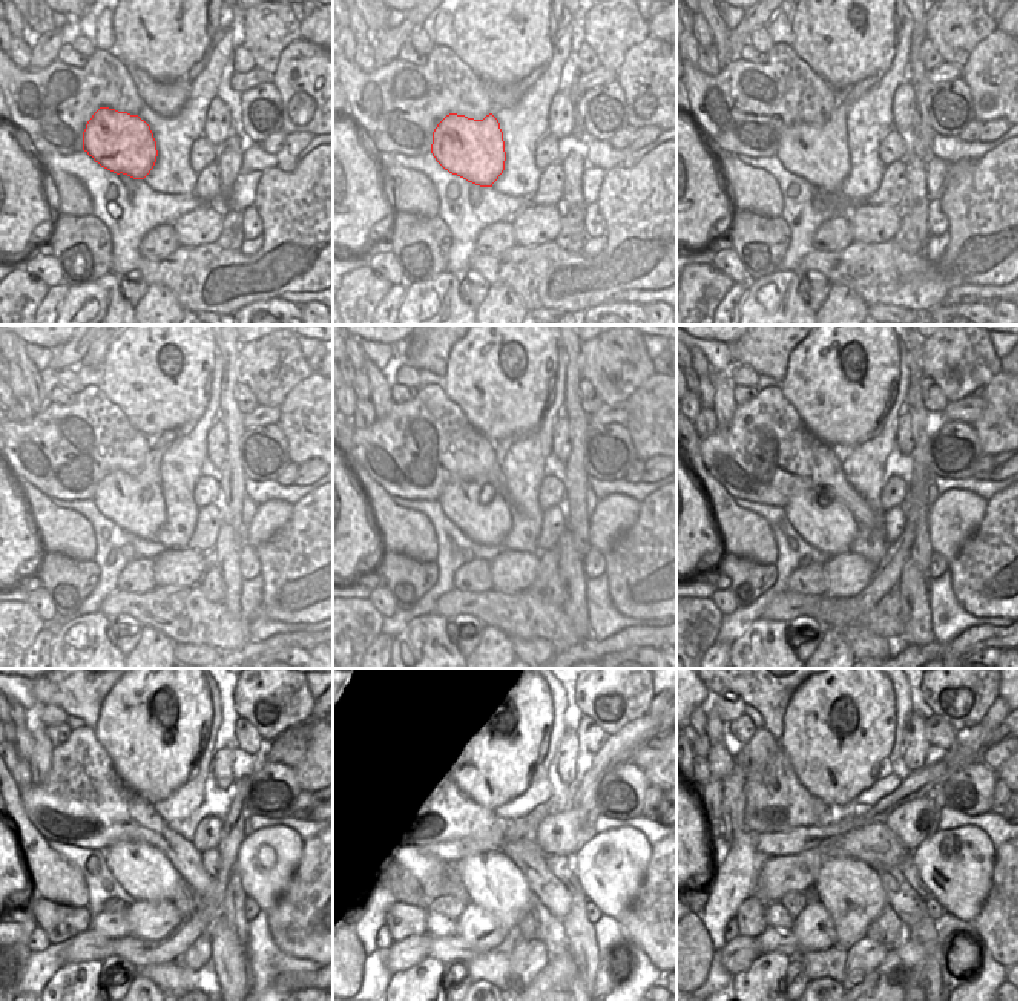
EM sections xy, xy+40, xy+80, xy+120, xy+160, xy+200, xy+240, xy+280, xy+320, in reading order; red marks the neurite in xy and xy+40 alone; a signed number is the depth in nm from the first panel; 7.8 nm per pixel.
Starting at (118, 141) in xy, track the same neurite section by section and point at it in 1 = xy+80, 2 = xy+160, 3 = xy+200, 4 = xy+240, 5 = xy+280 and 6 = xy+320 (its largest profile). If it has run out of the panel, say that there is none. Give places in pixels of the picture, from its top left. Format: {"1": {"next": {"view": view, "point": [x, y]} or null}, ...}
{"1": {"next": {"view": "xy+80", "point": [818, 154]}}, "2": {"next": {"view": "xy+160", "point": [477, 509]}}, "3": {"next": {"view": "xy+200", "point": [819, 515]}}, "4": {"next": {"view": "xy+240", "point": [140, 868]}}, "5": {"next": {"view": "xy+280", "point": [493, 882]}}, "6": {"next": {"view": "xy+320", "point": [850, 891]}}}

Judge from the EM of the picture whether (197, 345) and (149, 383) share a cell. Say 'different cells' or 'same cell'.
same cell

